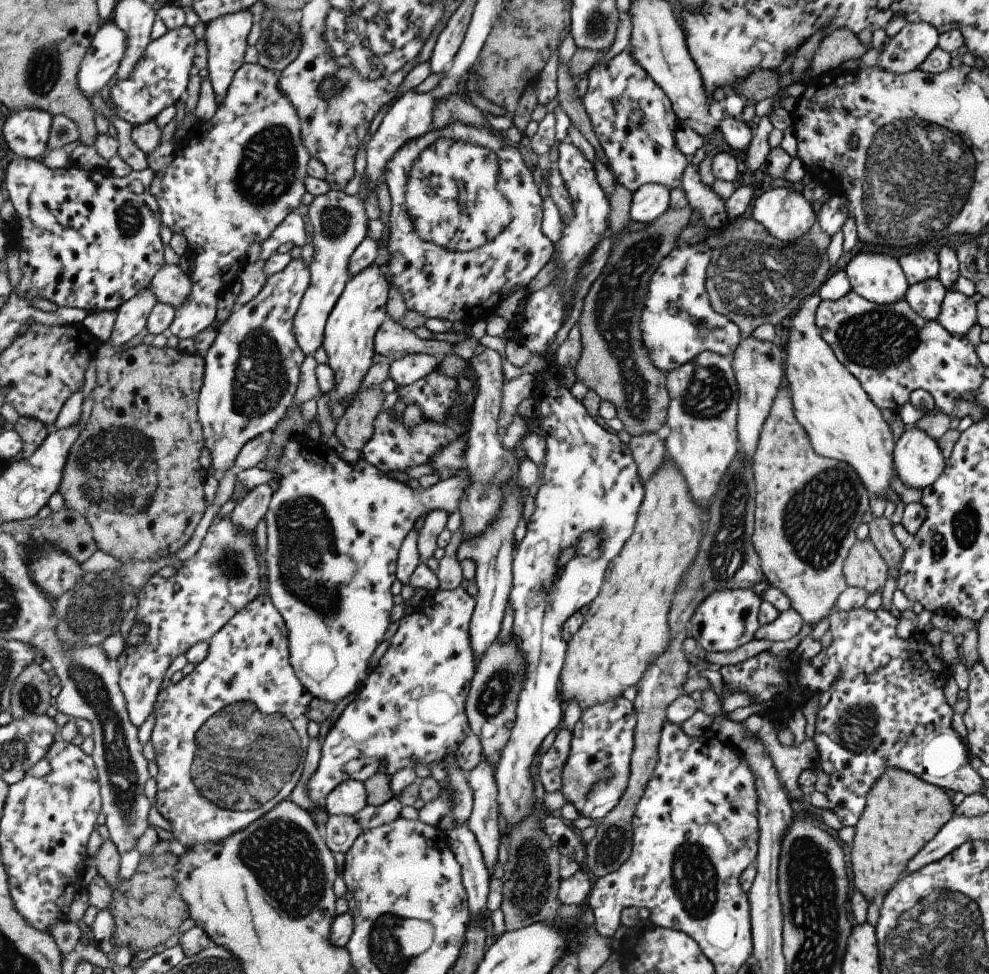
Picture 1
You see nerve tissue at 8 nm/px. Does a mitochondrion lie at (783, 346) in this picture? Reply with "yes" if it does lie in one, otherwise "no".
no

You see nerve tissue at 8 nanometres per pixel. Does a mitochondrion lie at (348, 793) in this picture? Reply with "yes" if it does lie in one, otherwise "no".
no

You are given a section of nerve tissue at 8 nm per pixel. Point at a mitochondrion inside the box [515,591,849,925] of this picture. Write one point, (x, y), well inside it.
(611, 848)

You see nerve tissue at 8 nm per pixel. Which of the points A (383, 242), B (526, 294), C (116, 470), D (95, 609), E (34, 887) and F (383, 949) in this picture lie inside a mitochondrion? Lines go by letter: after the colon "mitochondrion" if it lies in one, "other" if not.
A: other
B: other
C: mitochondrion
D: mitochondrion
E: other
F: mitochondrion

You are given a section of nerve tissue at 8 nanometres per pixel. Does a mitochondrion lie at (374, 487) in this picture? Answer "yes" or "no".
no

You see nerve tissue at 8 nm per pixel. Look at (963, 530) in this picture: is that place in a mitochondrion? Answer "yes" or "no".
yes

